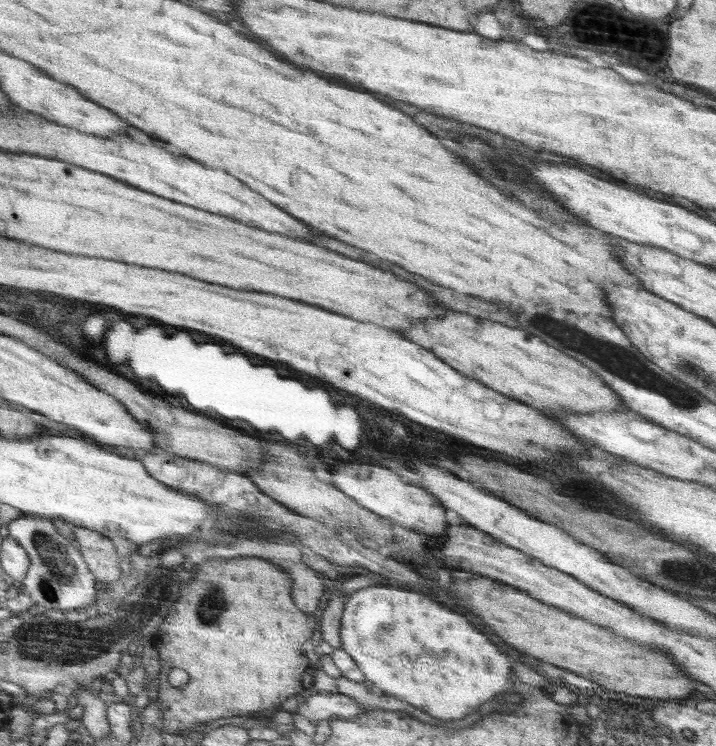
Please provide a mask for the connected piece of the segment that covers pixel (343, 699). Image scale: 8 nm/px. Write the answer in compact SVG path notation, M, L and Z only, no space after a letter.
M316 693L297 703L295 714L317 722L339 718L353 719L359 714L368 714L372 708L360 706L348 695L338 693Z

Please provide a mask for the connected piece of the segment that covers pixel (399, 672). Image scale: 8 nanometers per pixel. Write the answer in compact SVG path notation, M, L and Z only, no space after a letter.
M370 586L370 588L362 588L358 592L350 593L345 597L343 613L341 616L341 648L347 652L358 665L358 668L365 674L366 681L373 682L376 688L380 689L381 694L386 696L395 696L400 700L410 702L412 706L422 708L424 712L436 716L436 718L444 718L444 720L456 720L456 718L464 718L466 714L474 712L480 704L484 704L486 700L498 696L500 692L512 692L512 670L510 670L510 662L508 656L504 656L494 644L492 640L482 634L480 630L476 630L464 616L456 614L456 610L450 610L446 606L440 606L438 602L418 594L418 592L408 592L408 590L400 590L394 586Z

